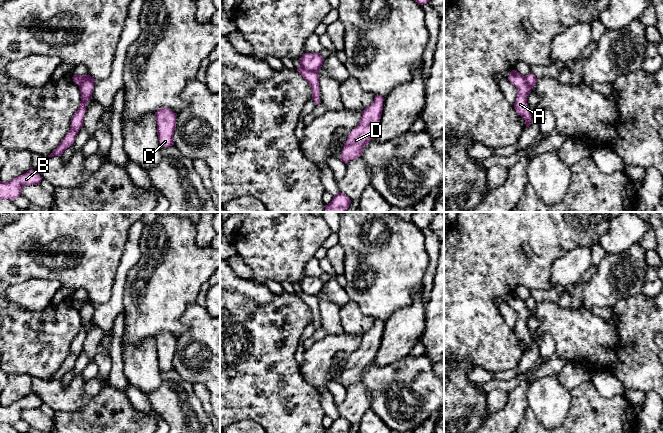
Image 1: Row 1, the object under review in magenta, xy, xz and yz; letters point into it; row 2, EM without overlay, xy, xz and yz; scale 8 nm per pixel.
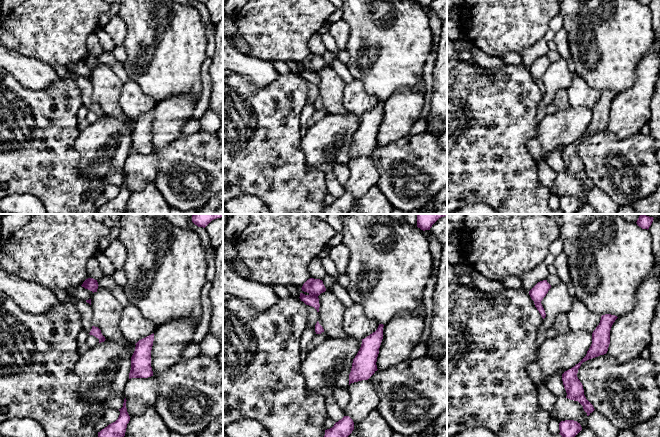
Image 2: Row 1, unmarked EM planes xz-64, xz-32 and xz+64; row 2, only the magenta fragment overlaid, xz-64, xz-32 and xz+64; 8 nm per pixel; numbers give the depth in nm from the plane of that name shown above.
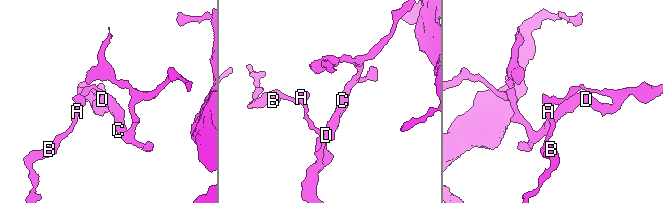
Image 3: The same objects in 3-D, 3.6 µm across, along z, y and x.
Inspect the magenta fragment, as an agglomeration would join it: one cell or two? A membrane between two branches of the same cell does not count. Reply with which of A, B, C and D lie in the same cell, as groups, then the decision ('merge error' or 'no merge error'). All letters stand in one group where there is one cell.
groups A B / C D; merge error

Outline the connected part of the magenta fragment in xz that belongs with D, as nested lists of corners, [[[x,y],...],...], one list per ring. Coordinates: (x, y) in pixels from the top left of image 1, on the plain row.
[[[375,319],[370,330],[362,335],[359,348],[348,359],[341,377],[341,385],[347,388],[361,380],[364,371],[374,361],[380,347],[384,321]]]

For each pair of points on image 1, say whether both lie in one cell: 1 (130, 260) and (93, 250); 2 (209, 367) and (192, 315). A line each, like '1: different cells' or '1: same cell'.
1: different cells
2: same cell

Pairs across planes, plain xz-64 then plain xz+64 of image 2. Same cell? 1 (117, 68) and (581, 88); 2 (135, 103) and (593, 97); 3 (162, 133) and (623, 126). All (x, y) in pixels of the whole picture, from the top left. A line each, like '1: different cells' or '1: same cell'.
1: different cells
2: same cell
3: same cell

